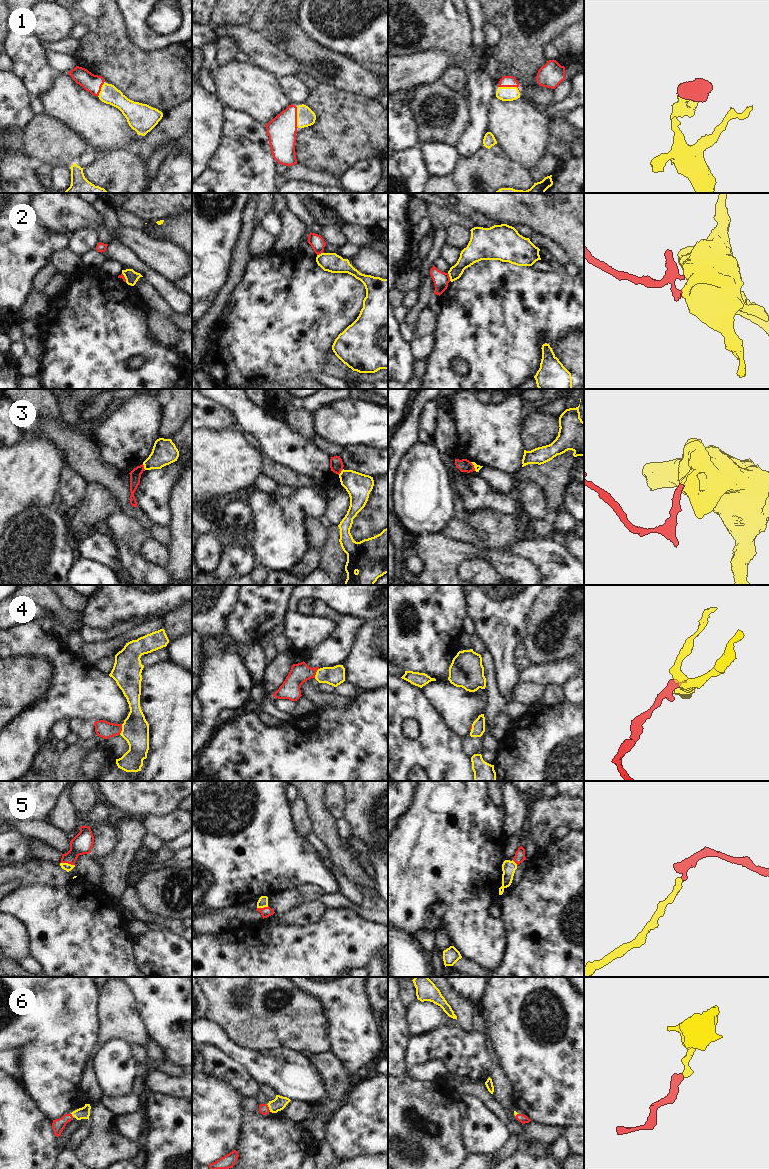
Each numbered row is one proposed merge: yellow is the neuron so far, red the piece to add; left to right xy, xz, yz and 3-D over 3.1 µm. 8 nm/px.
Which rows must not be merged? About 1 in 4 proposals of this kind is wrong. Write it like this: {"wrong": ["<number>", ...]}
{"wrong": ["2", "3"]}

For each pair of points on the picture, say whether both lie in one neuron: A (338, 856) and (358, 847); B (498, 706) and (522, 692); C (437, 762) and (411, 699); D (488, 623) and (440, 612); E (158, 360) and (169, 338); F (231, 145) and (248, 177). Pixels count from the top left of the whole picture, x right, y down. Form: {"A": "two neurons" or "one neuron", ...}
{"A": "two neurons", "B": "two neurons", "C": "one neuron", "D": "two neurons", "E": "two neurons", "F": "one neuron"}

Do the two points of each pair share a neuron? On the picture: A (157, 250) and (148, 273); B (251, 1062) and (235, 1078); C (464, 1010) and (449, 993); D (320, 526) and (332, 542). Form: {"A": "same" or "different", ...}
{"A": "different", "B": "different", "C": "same", "D": "different"}

